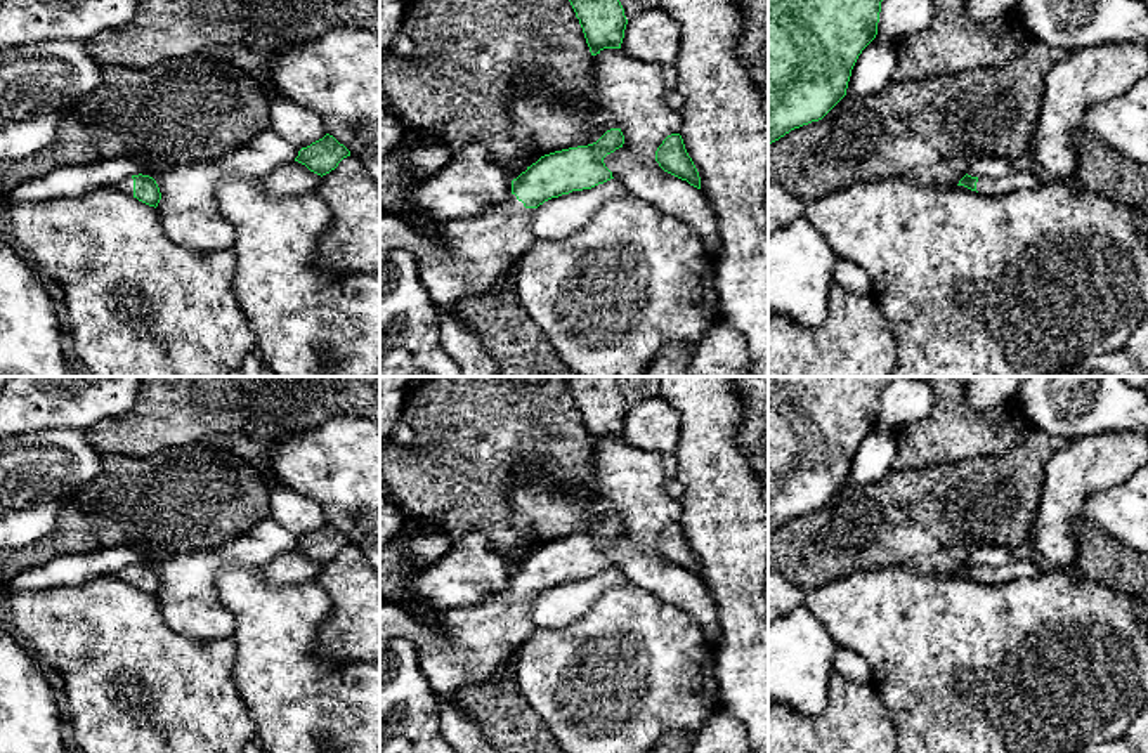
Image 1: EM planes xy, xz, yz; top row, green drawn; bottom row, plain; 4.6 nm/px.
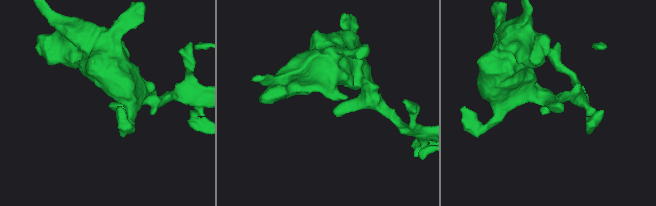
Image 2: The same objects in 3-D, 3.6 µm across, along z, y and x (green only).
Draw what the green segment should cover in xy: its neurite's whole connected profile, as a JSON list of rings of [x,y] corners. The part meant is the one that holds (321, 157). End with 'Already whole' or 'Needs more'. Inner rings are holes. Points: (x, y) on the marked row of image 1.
[[[326,134],[323,139],[302,147],[295,161],[305,165],[310,172],[323,177],[335,170],[347,156],[350,156],[350,151],[333,135]]]. Already whole

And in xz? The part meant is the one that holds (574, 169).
[[[610,128],[593,144],[545,154],[512,180],[512,196],[505,205],[480,217],[440,220],[432,234],[421,226],[380,210],[380,252],[413,252],[420,279],[434,304],[460,316],[458,304],[465,297],[492,290],[503,272],[534,245],[536,236],[531,231],[532,212],[551,198],[591,189],[614,179],[603,158],[623,147],[623,144],[621,128]]]. Needs more

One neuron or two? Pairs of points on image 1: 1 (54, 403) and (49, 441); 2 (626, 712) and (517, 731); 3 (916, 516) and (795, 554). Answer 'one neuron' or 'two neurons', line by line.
1: two neurons
2: two neurons
3: one neuron

